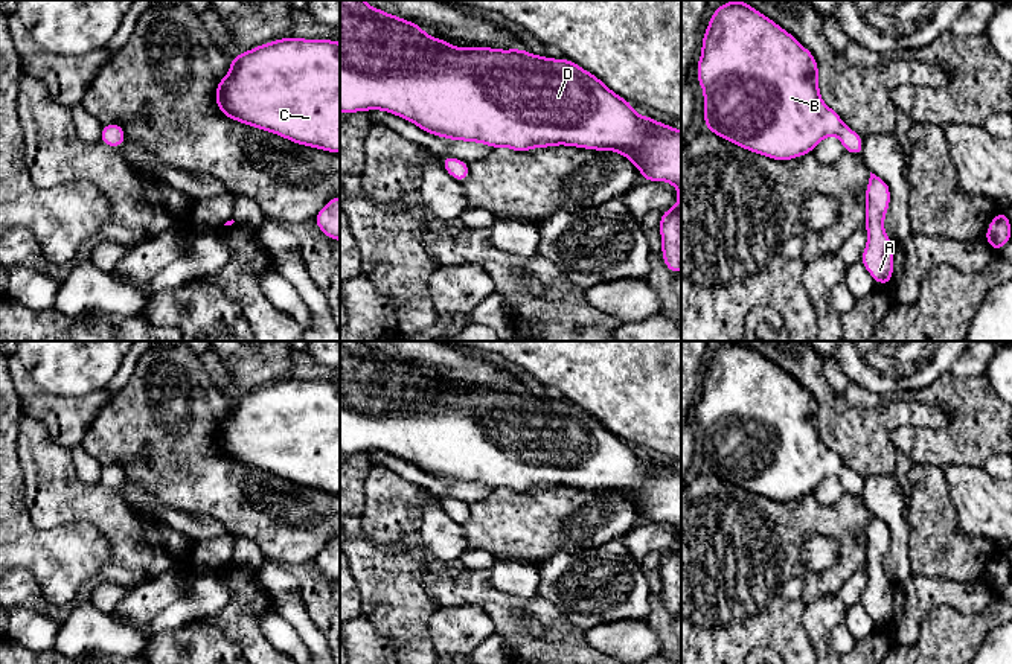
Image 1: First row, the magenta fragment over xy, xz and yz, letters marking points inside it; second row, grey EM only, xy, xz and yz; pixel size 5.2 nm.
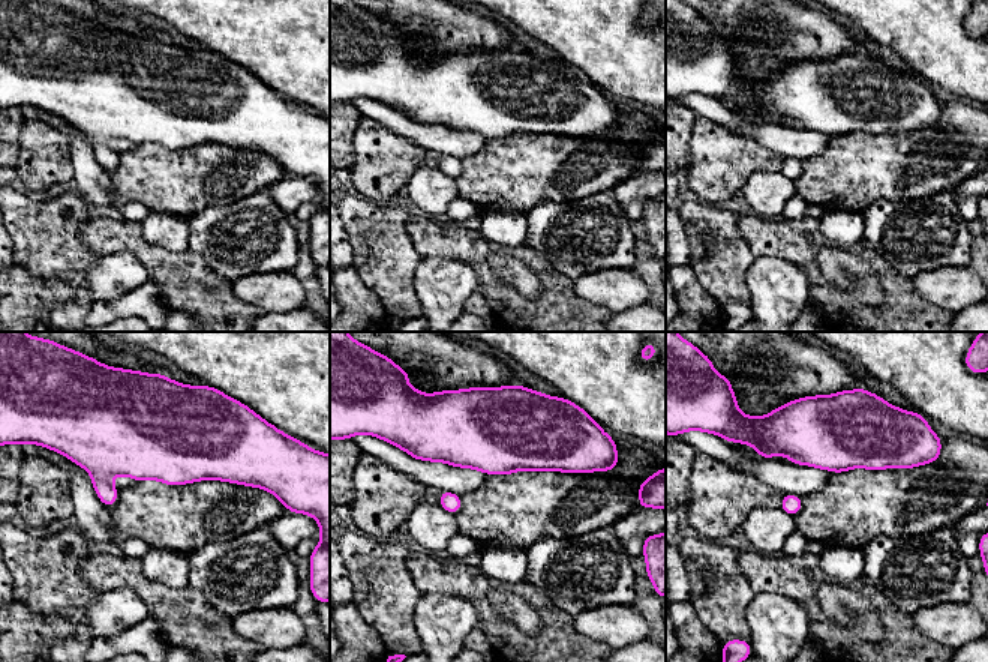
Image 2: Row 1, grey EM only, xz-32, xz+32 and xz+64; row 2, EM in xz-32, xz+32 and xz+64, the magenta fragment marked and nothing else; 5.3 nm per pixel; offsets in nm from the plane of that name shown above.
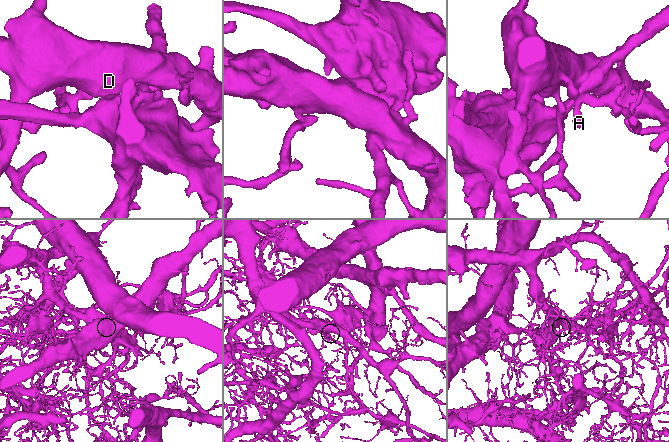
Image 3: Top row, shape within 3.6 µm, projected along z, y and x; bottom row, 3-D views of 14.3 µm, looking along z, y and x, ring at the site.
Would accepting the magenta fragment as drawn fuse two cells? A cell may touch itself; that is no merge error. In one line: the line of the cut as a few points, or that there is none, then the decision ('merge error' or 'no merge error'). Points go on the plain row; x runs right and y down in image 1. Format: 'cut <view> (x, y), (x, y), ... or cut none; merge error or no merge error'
cut none; no merge error

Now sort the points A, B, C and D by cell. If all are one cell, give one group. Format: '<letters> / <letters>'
A B C D

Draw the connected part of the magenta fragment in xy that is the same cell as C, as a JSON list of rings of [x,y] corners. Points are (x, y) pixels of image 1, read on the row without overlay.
[[[287,378],[241,393],[215,431],[221,455],[297,486],[340,495],[340,384]]]

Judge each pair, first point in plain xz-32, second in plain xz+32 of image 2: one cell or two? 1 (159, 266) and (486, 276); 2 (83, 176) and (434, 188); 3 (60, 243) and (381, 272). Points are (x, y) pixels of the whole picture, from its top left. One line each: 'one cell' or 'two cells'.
1: one cell
2: one cell
3: one cell

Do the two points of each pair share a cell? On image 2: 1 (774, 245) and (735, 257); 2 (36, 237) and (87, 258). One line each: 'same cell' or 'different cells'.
1: different cells
2: same cell

